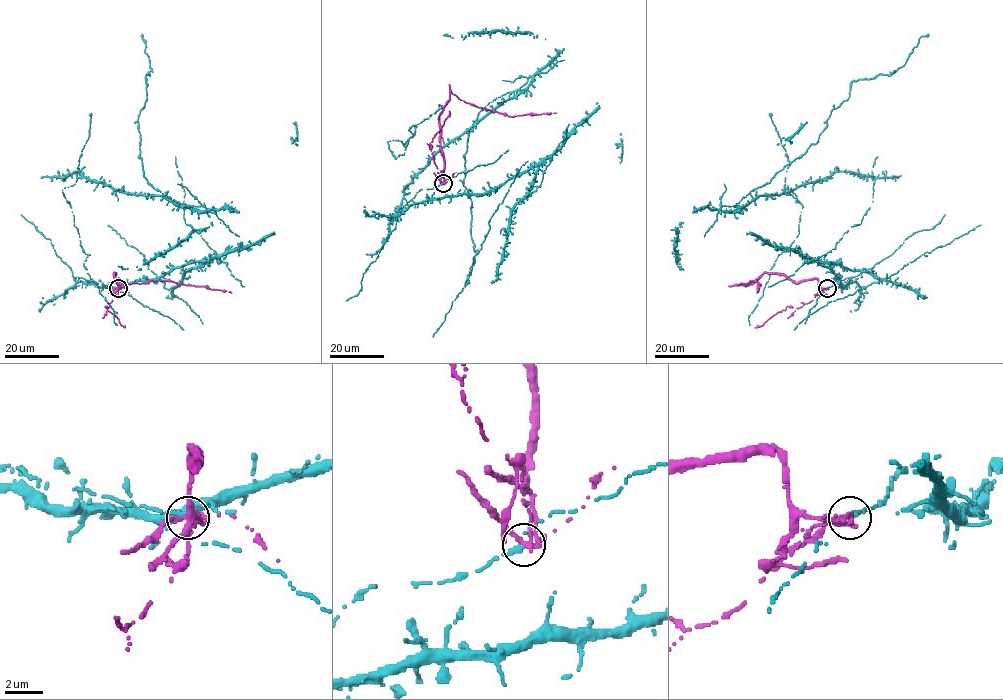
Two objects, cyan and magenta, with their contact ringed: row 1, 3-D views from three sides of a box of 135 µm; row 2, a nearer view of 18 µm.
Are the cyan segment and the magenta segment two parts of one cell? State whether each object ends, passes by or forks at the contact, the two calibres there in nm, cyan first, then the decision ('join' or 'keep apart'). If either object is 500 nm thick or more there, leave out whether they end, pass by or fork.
cyan ends there; magenta forks there; 320 nm thick on the cyan side, 280 nm on the other; keep apart

